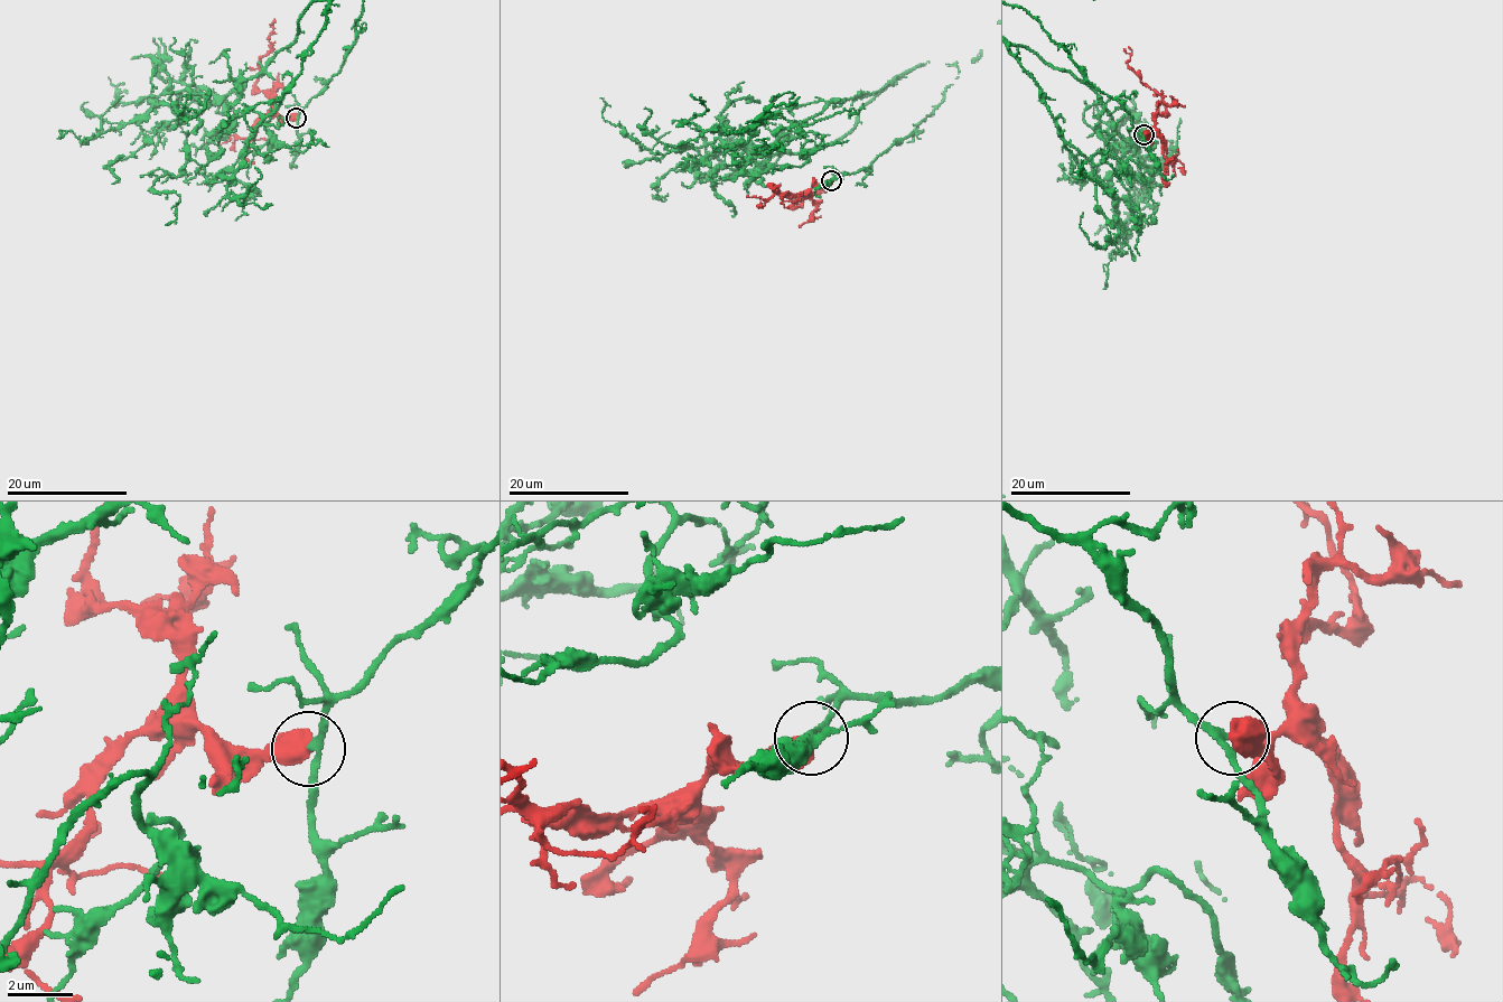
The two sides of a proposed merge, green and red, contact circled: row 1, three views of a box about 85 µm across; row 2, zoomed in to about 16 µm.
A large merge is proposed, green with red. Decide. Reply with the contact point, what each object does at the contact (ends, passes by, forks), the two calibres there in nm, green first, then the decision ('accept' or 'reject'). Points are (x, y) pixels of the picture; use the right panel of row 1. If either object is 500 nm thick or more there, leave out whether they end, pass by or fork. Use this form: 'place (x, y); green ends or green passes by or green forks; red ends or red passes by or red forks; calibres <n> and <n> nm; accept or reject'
place (1144, 134); calibres 170 and 600 nm; accept

